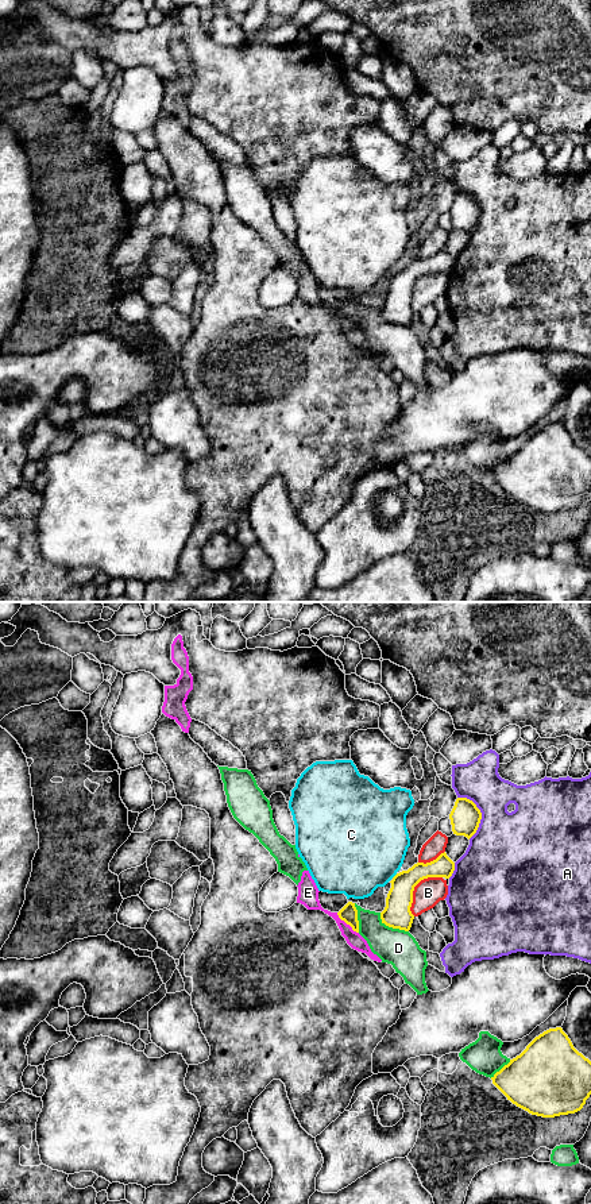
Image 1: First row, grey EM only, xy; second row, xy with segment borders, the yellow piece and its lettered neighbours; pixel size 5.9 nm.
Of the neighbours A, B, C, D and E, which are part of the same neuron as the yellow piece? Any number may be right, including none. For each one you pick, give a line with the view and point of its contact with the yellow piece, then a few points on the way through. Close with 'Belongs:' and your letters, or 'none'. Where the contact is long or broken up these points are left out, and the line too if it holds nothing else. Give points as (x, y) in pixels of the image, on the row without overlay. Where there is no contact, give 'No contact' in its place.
Belongs: none

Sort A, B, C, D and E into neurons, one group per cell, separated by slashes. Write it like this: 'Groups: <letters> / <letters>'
Groups: A / B / C / D / E

